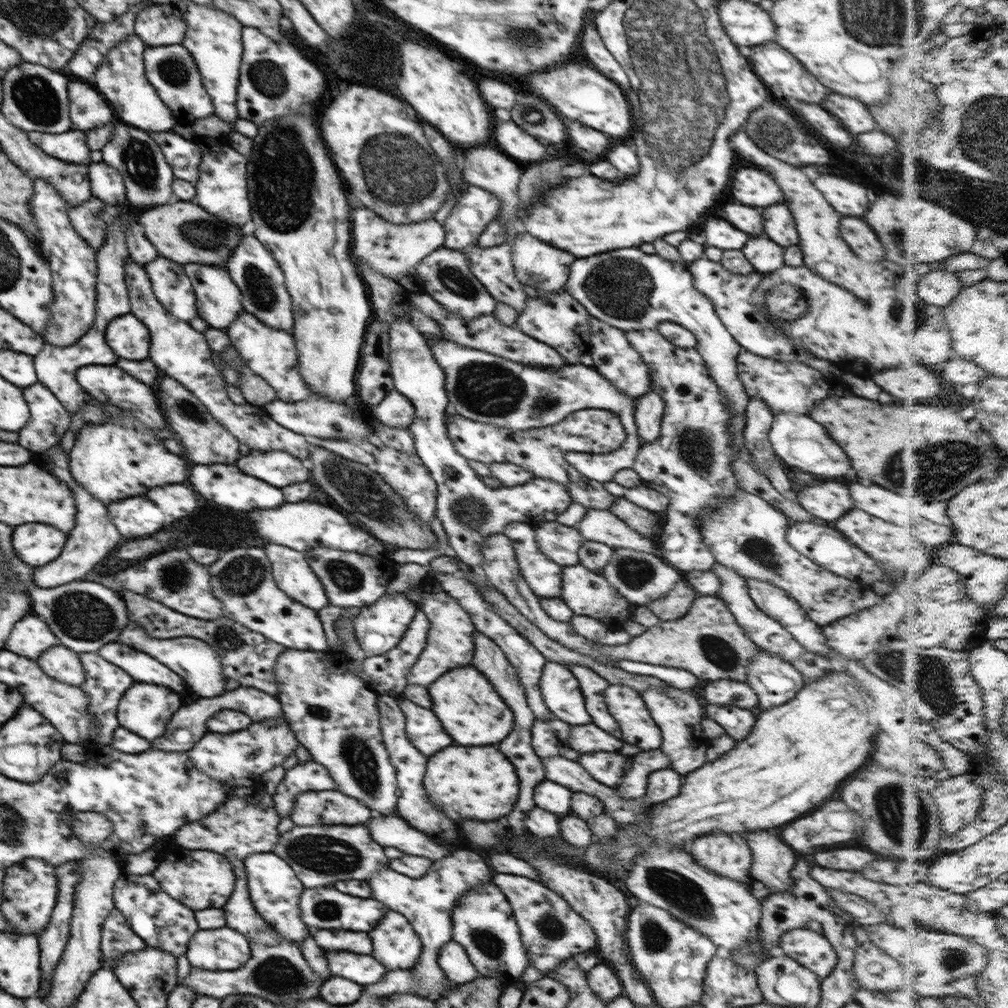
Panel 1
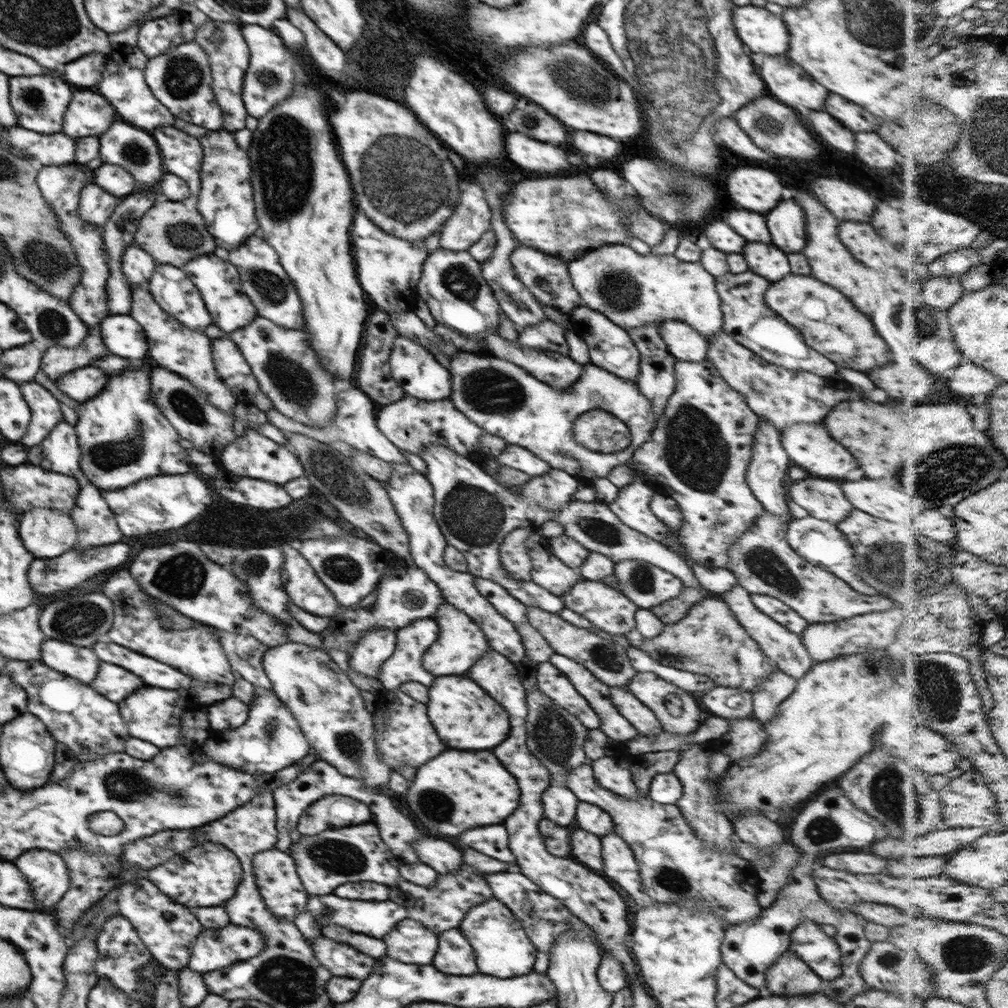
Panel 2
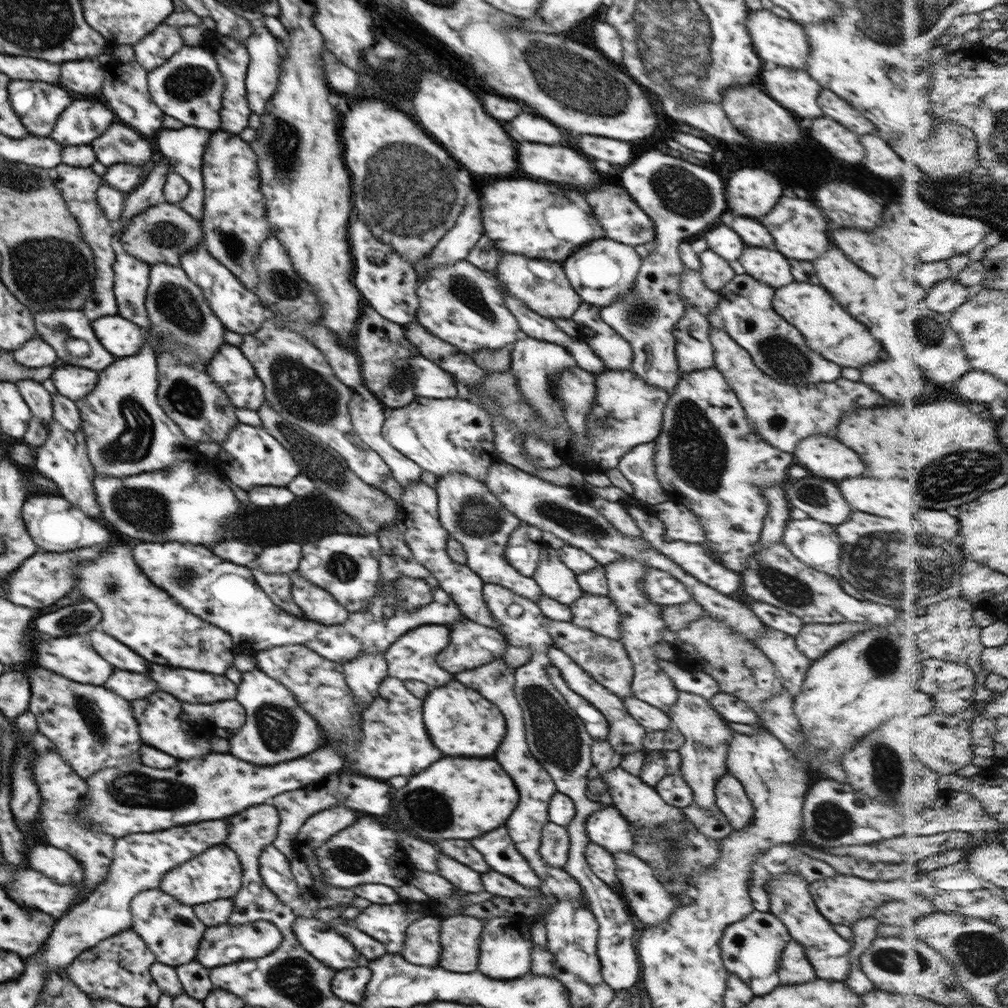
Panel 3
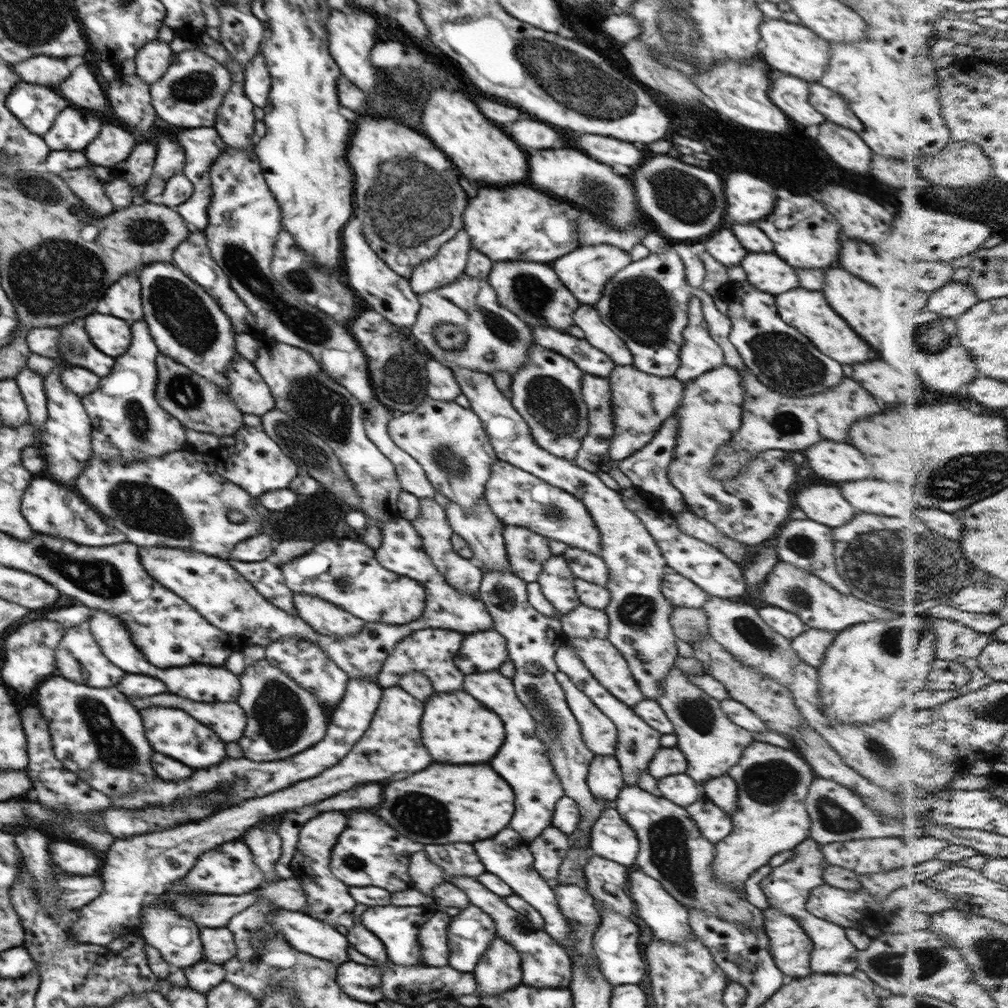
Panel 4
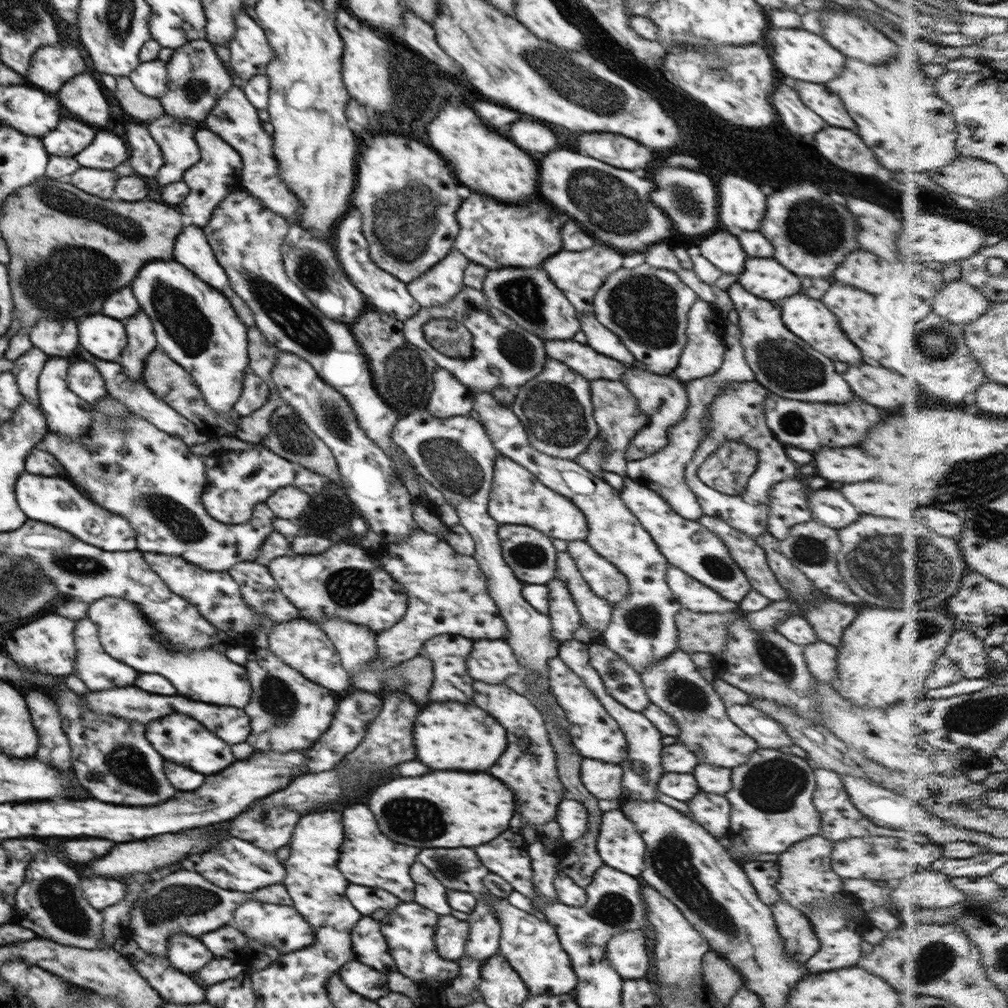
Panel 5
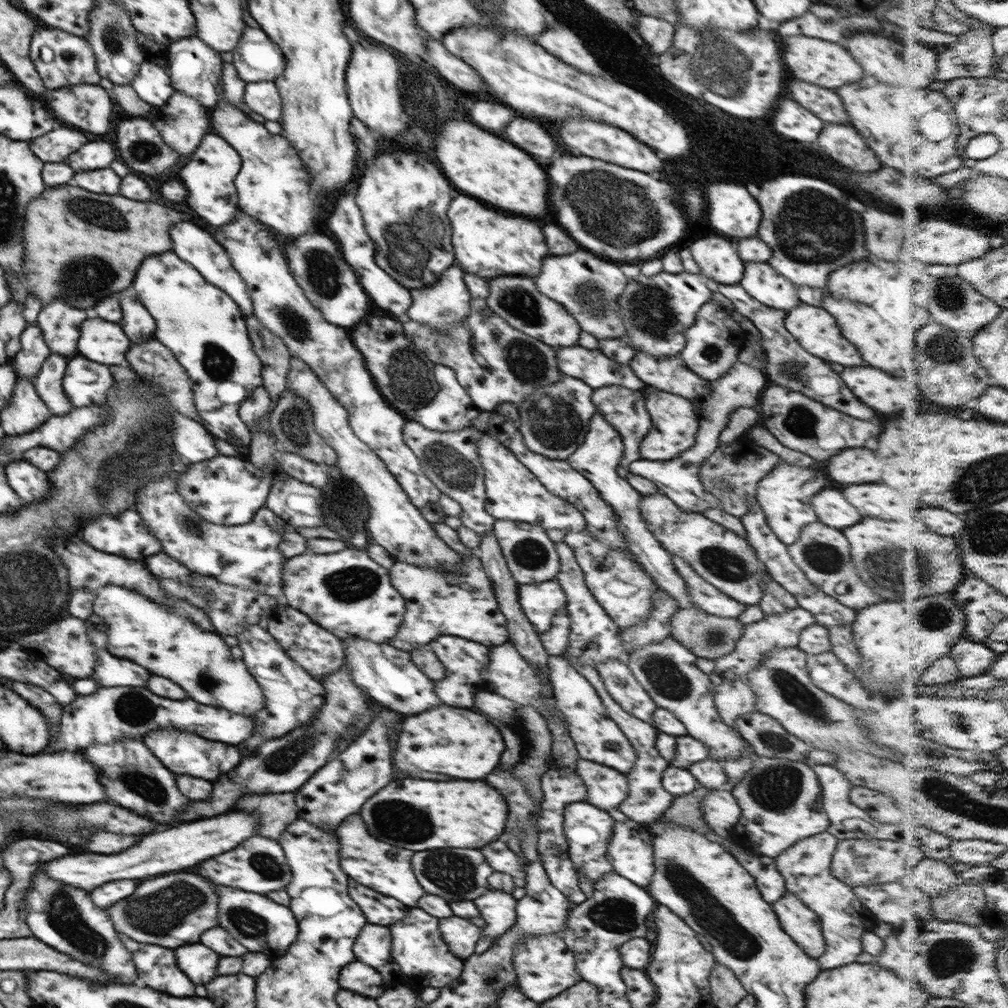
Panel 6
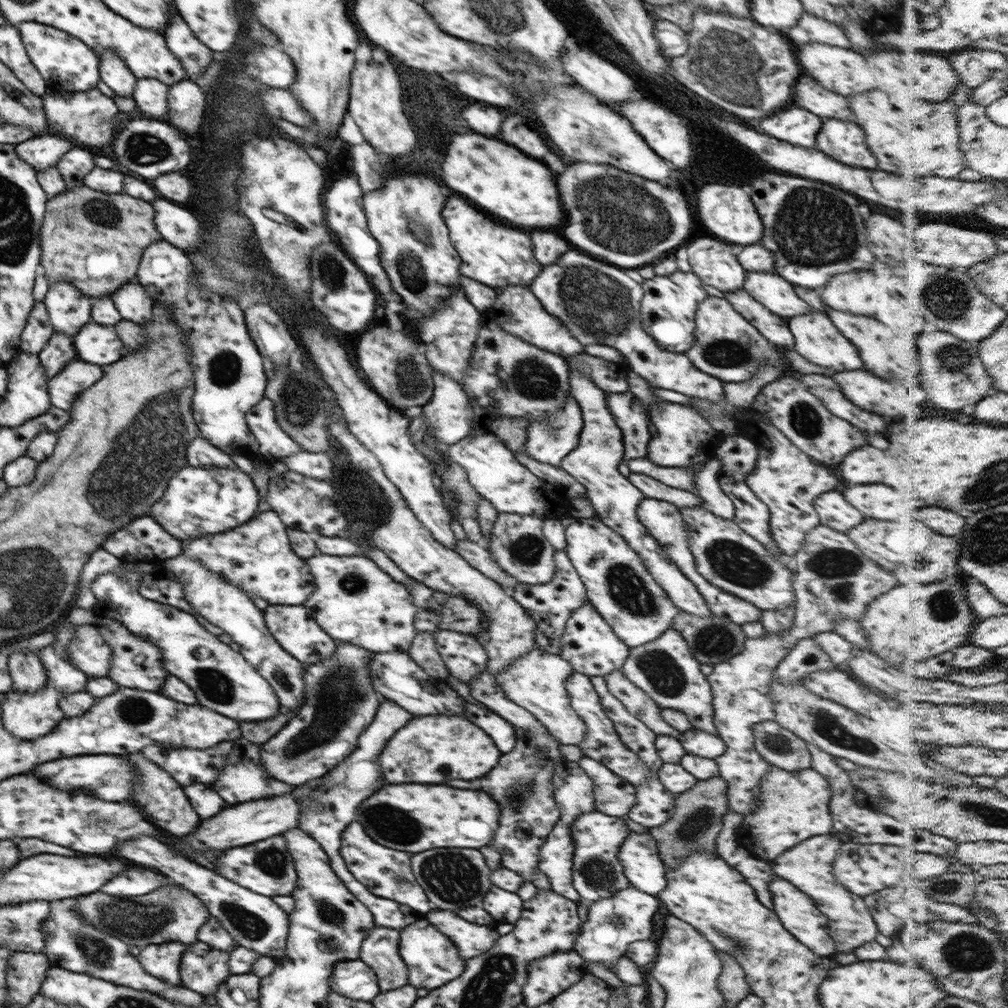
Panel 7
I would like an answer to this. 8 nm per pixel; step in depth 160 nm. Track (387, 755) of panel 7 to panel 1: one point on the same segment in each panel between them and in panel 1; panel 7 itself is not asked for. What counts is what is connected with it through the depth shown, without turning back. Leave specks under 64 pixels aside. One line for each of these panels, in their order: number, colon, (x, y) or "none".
1: (486, 719)
2: (466, 718)
3: (460, 722)
4: (456, 728)
5: (448, 735)
6: (453, 741)

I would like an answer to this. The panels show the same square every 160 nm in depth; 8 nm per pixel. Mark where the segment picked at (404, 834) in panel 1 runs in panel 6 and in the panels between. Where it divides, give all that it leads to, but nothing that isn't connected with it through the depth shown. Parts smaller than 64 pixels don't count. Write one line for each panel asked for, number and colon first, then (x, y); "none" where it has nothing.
2: (440, 855)
3: (463, 878)
4: (545, 963)
5: (530, 944)
6: (544, 966)

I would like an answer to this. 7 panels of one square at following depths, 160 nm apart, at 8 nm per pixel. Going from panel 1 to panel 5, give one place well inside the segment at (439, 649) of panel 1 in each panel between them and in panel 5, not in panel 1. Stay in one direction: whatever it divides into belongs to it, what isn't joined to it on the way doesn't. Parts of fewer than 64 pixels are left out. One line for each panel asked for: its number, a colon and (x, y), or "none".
2: (460, 643)
3: (470, 645)
4: (480, 651)
5: (492, 661)

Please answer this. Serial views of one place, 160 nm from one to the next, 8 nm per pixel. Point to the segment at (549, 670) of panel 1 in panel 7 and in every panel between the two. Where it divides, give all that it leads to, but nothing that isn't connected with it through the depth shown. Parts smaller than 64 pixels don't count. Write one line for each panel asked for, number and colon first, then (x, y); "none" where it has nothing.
2: (551, 681)
3: (595, 723)
4: (599, 733)
5: (595, 735)
6: (598, 738)
7: (602, 743)

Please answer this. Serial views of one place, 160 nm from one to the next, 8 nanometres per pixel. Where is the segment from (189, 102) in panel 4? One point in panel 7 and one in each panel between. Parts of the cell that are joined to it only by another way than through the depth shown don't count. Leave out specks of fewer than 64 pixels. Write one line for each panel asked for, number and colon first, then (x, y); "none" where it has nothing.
5: (197, 78)
6: (195, 69)
7: (195, 57)

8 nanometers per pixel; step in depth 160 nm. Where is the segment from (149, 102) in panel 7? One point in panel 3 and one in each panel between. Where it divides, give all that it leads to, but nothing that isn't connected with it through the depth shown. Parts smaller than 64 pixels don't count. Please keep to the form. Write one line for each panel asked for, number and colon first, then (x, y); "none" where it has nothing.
3: (153, 50)
4: (152, 60)
5: (151, 77)
6: (152, 83)

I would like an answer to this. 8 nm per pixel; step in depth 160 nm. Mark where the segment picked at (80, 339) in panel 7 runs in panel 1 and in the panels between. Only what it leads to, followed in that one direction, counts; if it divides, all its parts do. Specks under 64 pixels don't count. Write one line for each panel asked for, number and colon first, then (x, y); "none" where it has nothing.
1: (127, 336)
2: (123, 336)
3: (121, 338)
4: (111, 335)
5: (104, 337)
6: (104, 342)

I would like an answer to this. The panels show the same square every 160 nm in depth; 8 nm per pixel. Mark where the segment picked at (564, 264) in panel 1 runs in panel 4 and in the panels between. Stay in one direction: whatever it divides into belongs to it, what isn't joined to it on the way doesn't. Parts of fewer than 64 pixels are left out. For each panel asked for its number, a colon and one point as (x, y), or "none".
2: (547, 277)
3: (541, 285)
4: (531, 290)

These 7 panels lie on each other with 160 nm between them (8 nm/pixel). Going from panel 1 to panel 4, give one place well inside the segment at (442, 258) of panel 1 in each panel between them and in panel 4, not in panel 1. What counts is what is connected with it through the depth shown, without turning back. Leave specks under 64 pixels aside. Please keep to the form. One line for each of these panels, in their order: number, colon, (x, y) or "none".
2: (452, 286)
3: (463, 305)
4: (463, 323)

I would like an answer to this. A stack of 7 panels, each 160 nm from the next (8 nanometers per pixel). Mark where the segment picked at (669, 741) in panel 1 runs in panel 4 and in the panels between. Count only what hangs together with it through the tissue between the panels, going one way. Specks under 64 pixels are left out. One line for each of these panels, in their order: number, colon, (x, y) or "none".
2: (677, 711)
3: (641, 619)
4: (639, 614)

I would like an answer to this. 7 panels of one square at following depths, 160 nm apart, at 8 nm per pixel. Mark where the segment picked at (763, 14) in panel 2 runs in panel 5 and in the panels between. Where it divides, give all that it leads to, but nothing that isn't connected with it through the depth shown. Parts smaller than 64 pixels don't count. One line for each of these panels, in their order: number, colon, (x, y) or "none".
3: (783, 41)
4: (790, 47)
5: (804, 56)

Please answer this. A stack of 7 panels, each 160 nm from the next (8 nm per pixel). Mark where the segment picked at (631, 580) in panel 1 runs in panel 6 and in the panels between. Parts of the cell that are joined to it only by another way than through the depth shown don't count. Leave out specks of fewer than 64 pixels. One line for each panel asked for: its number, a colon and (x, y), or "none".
2: (646, 585)
3: (663, 588)
4: (681, 592)
5: (692, 595)
6: (704, 596)

